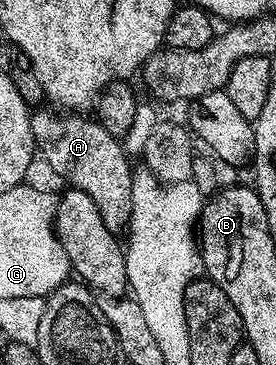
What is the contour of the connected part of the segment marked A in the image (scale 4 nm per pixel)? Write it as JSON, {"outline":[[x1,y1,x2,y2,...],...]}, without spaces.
{"outline":[[38,108,30,114,33,142,40,156,42,153,53,170,68,177,72,188,87,191,99,208,108,230,115,234,124,232,130,224,135,195,135,171,129,163,131,159,124,144,102,127,96,118,73,111,57,115,56,110,45,108]]}

